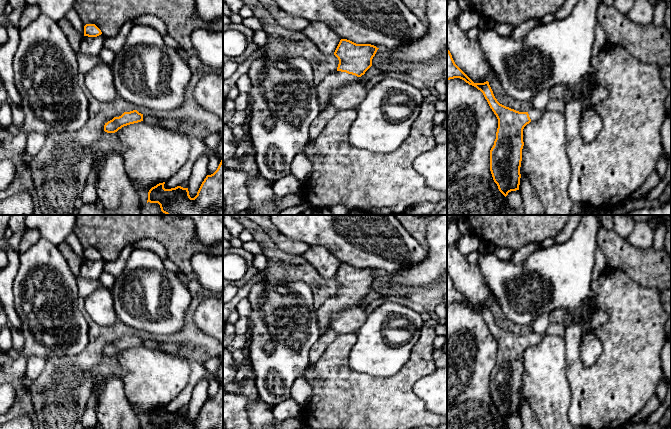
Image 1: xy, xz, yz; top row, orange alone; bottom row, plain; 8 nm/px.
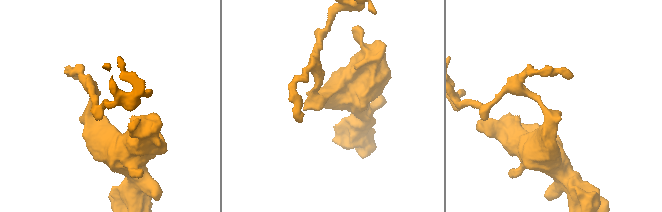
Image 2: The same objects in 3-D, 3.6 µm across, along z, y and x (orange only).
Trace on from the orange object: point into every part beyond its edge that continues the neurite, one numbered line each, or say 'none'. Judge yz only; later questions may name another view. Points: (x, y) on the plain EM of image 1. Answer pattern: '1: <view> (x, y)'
1: yz (534, 338)

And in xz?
1: xz (338, 303)

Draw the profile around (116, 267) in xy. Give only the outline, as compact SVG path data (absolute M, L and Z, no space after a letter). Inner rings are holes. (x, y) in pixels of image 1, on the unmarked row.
M133 244L126 246L115 261L105 263L104 271L112 274L115 278L118 277L124 270L126 261L133 250Z

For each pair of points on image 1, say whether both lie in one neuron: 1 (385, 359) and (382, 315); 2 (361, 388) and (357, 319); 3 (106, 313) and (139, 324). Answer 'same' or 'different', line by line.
1: same
2: different
3: different

